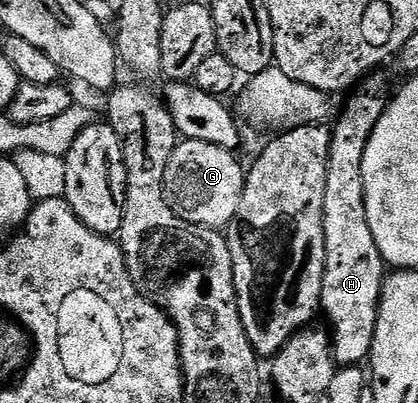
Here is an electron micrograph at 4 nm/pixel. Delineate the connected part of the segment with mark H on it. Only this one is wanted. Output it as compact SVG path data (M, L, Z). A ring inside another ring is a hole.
M384 73L367 76L359 90L352 93L357 95L347 96L348 104L336 127L331 130L326 201L322 205L326 269L322 277L320 302L323 314L328 314L332 354L341 368L363 364L363 359L365 362L371 356L380 312L380 296L386 278L386 264L382 253L378 253L378 245L374 245L374 233L370 233L370 221L366 217L366 193L362 177L366 145L390 102L388 79L380 74Z

